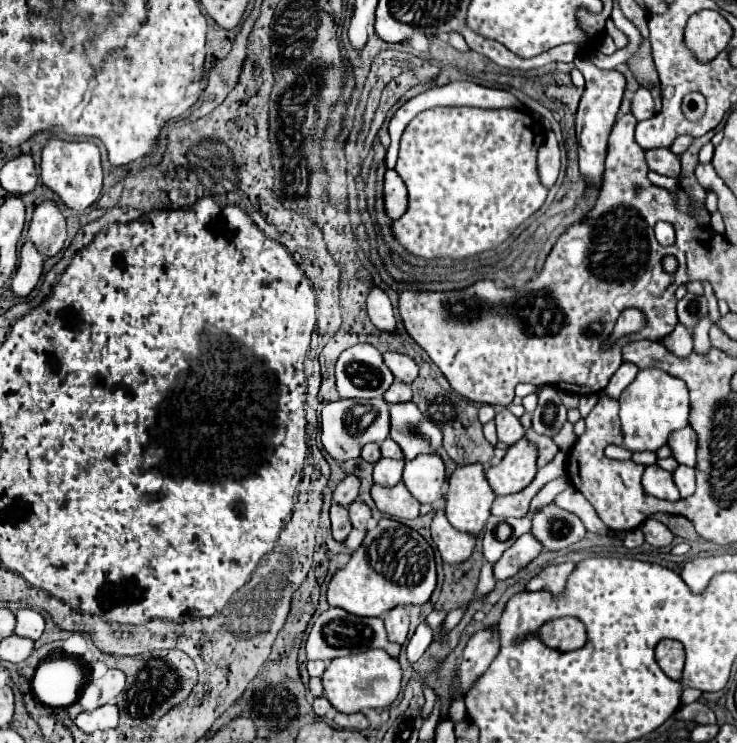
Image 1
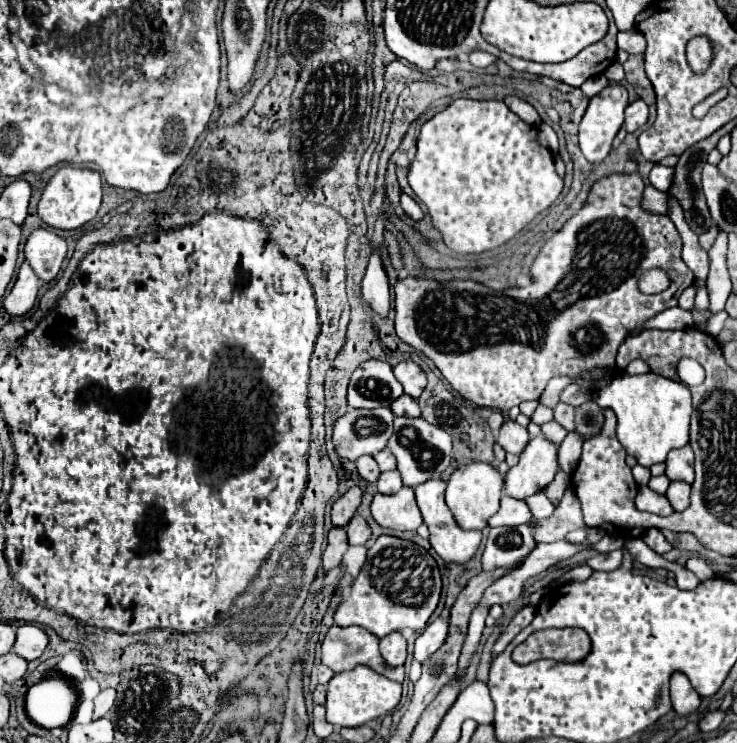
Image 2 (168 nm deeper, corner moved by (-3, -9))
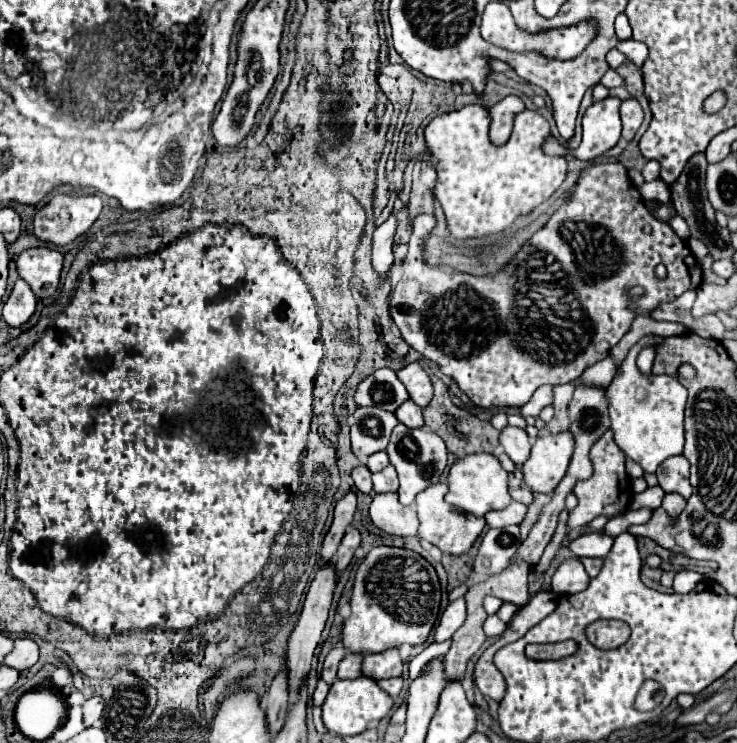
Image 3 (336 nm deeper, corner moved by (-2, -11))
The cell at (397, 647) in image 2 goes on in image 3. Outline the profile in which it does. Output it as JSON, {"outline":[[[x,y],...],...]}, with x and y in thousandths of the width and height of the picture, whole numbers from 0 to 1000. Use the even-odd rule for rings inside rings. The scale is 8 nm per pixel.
{"outline":[[[528,872],[512,880],[495,880],[493,910],[517,915],[517,913],[544,910],[544,904],[547,904],[547,891],[541,883],[541,872]]]}

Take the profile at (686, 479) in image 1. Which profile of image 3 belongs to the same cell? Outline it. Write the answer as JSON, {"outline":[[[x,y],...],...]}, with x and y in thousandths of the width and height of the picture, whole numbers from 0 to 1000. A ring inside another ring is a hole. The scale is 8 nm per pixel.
{"outline":[[[908,662],[908,665],[902,665],[897,681],[900,681],[913,697],[919,697],[919,694],[927,689],[927,684],[929,684],[929,670],[921,668],[921,665],[916,665],[916,662]]]}

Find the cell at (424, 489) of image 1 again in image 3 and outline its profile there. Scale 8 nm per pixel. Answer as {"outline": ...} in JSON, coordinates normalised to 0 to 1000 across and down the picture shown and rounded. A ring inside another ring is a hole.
{"outline":[[[601,649],[588,651],[588,654],[577,657],[574,662],[569,662],[569,668],[563,673],[563,684],[566,684],[566,692],[569,692],[569,721],[582,727],[598,743],[607,743],[607,746],[615,746],[615,748],[626,748],[626,746],[639,740],[639,735],[645,732],[647,721],[655,716],[658,700],[655,697],[645,697],[645,694],[628,694],[623,686],[612,684],[601,673],[604,665],[607,665],[607,651],[601,651]]]}

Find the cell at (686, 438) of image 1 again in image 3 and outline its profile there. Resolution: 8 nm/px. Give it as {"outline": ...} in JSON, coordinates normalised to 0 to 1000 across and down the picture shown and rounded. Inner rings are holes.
{"outline":[[[921,611],[905,616],[894,630],[891,630],[891,643],[894,654],[902,662],[921,662],[927,670],[938,668],[938,651],[935,651],[935,619]]]}

